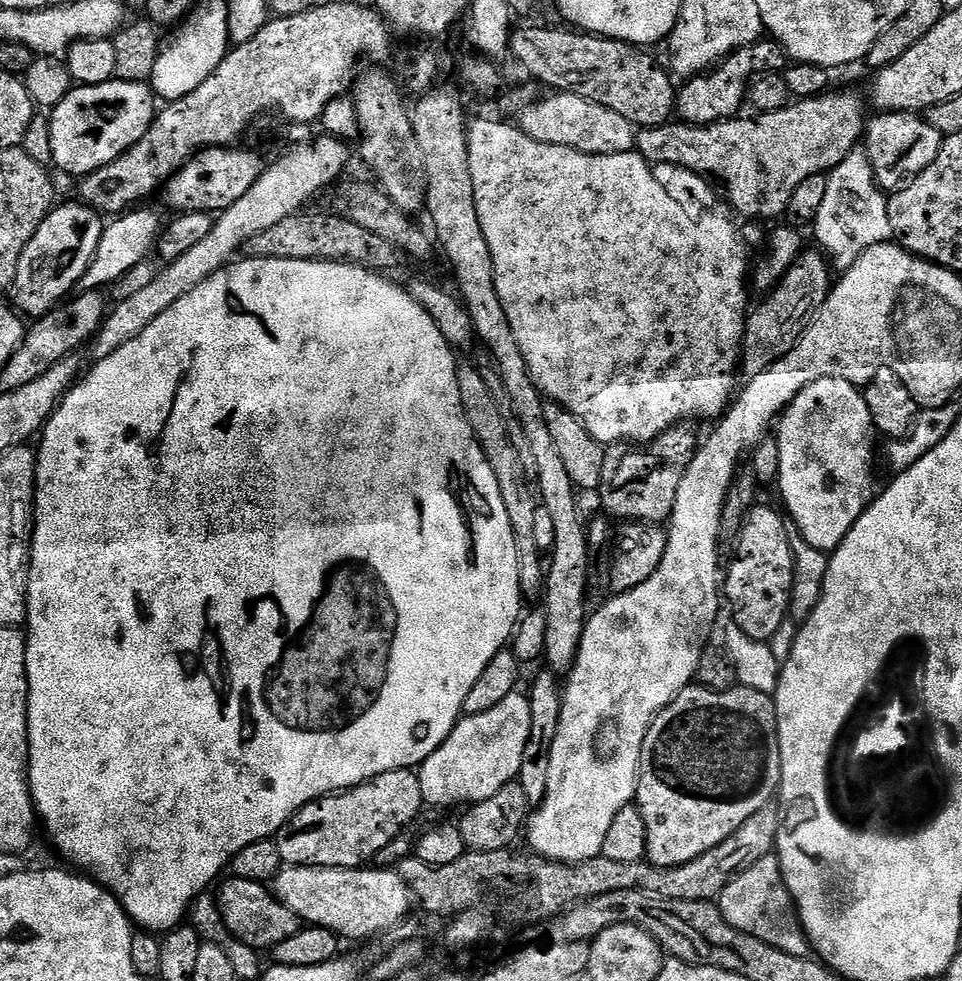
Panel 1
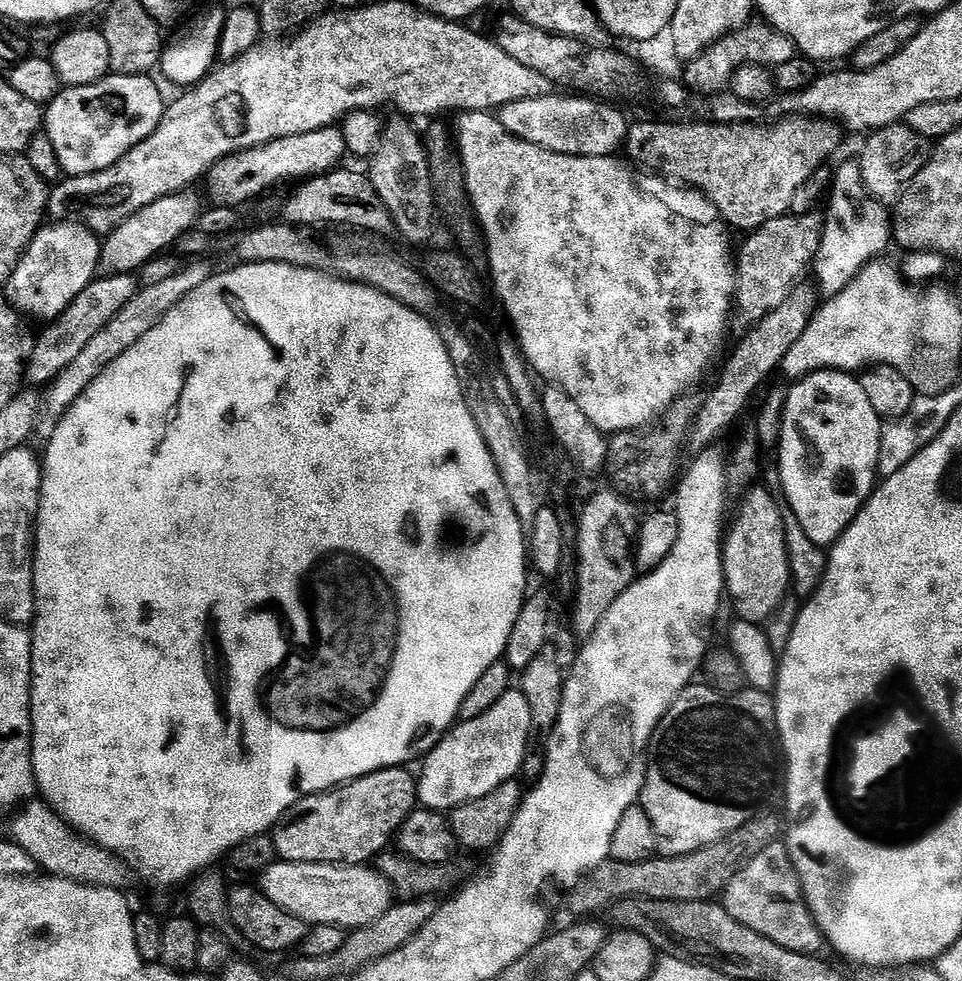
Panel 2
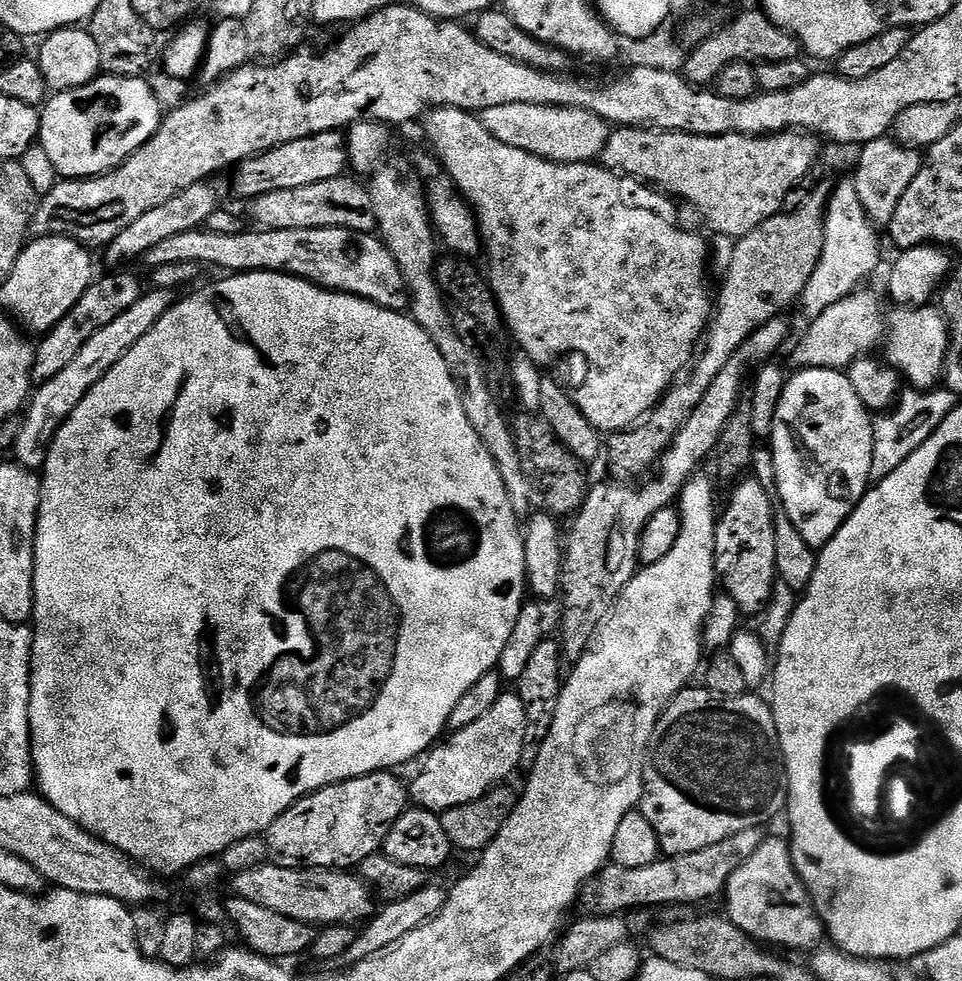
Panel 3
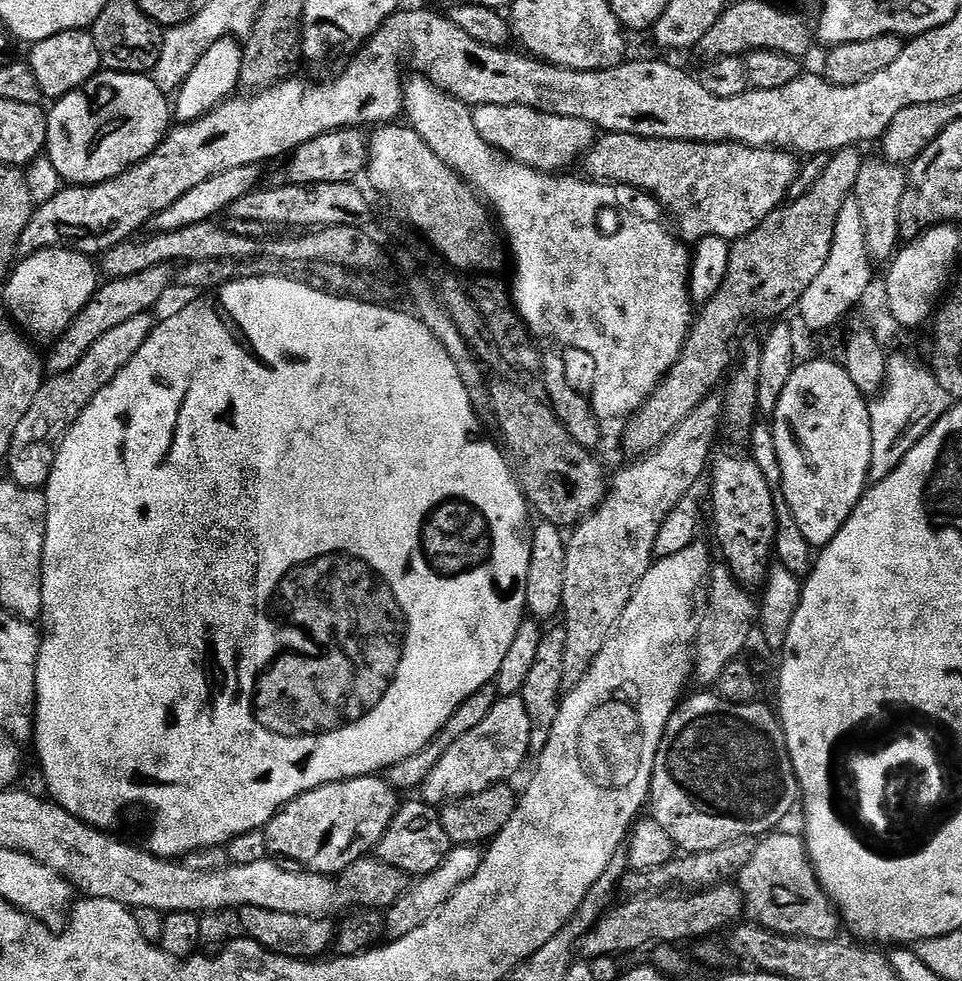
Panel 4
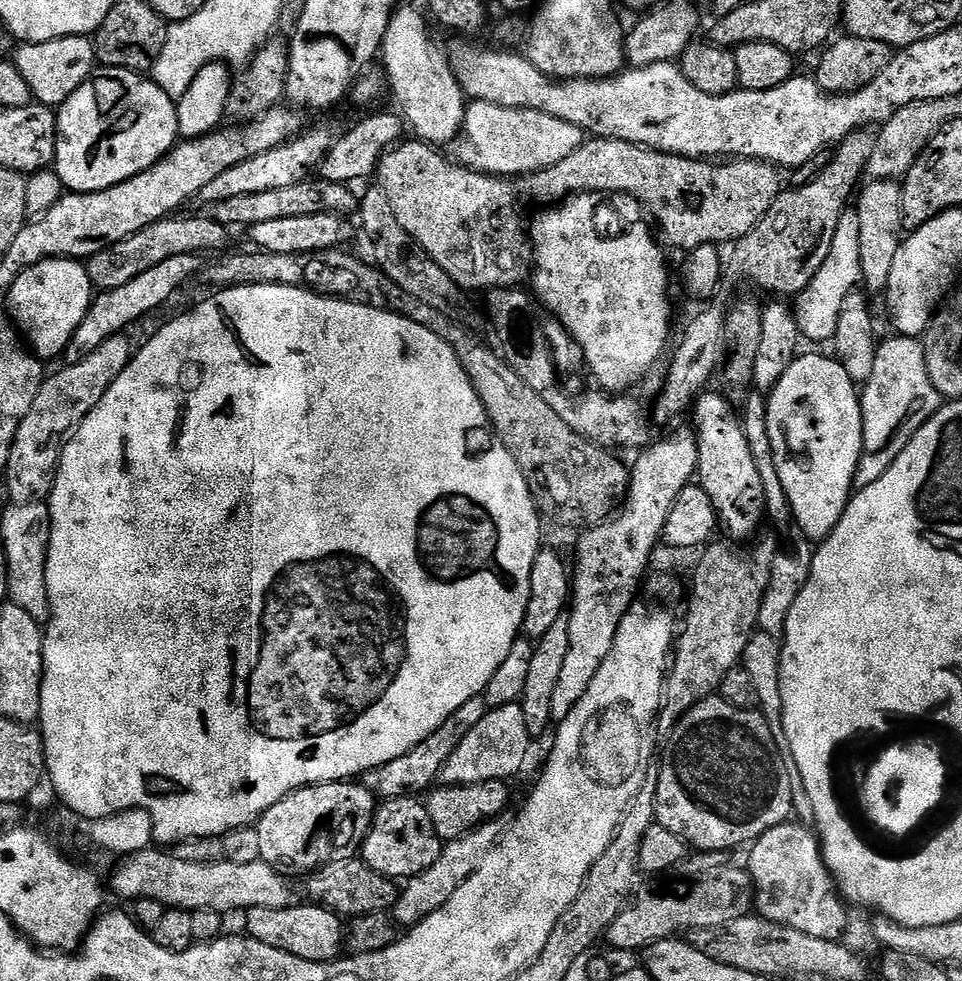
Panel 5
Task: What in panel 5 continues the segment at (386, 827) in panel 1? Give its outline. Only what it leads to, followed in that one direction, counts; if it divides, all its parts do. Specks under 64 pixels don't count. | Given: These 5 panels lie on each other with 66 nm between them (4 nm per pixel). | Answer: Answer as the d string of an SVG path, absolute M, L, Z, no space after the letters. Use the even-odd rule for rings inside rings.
M360 782L312 784L274 802L256 821L261 860L271 868L297 868L312 874L336 860L351 860L361 851L376 817L378 798Z

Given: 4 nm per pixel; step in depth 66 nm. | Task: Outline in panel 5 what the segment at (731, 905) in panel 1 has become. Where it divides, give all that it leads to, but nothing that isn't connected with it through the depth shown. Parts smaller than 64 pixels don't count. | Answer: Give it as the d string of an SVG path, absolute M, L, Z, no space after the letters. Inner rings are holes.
M800 822L779 824L757 838L750 851L746 871L752 878L754 908L759 915L802 930L810 938L839 941L843 937L840 935L848 928L849 909L824 864L820 841L811 827Z

